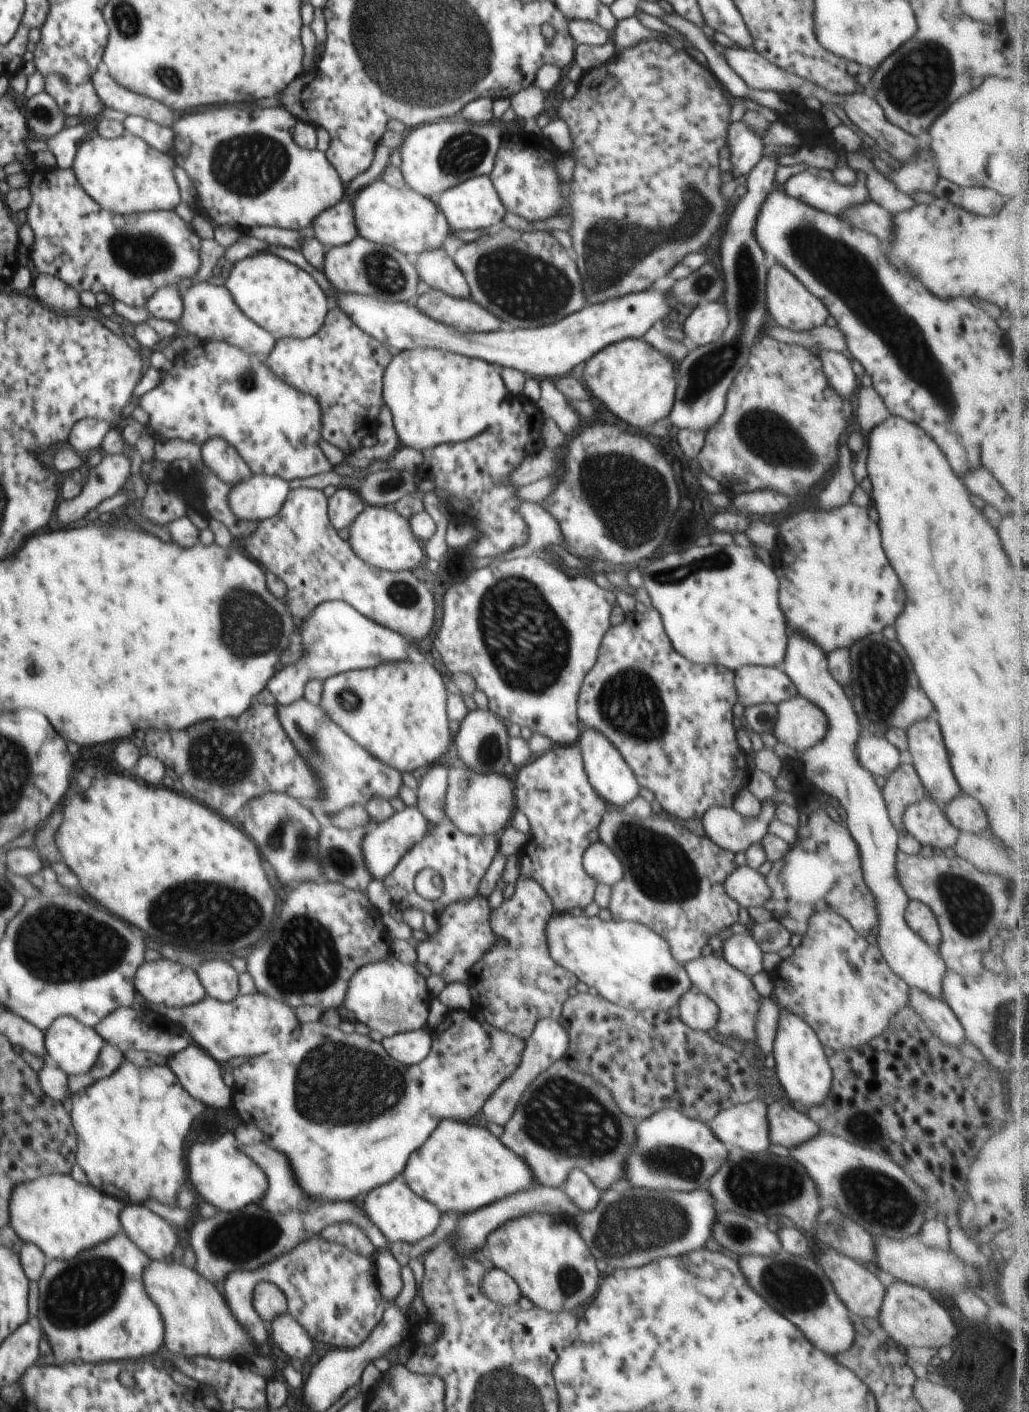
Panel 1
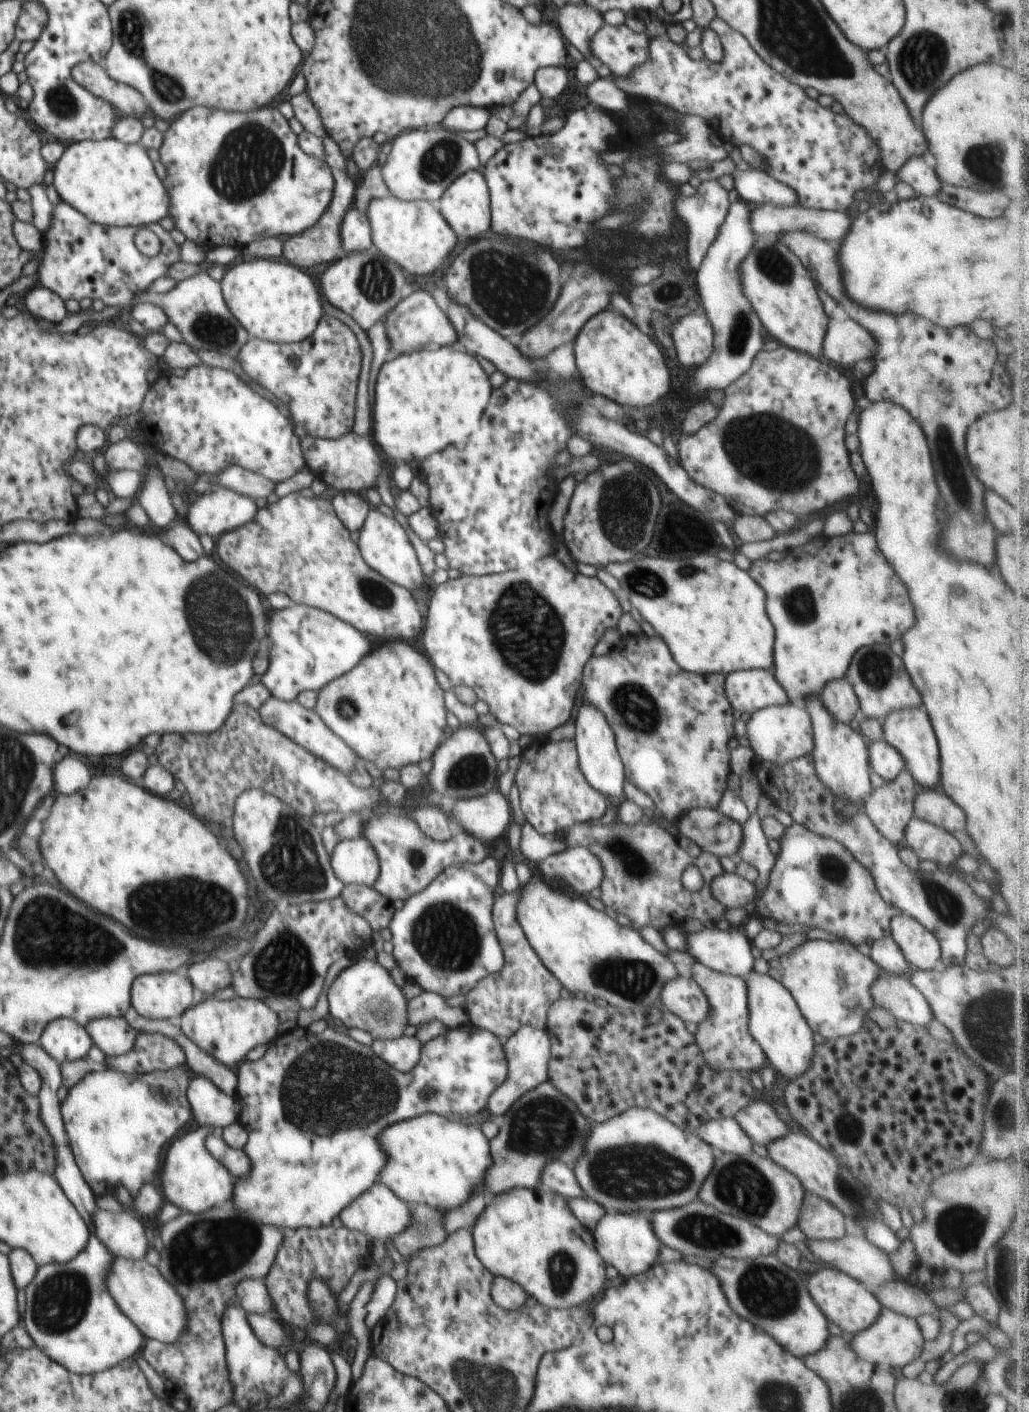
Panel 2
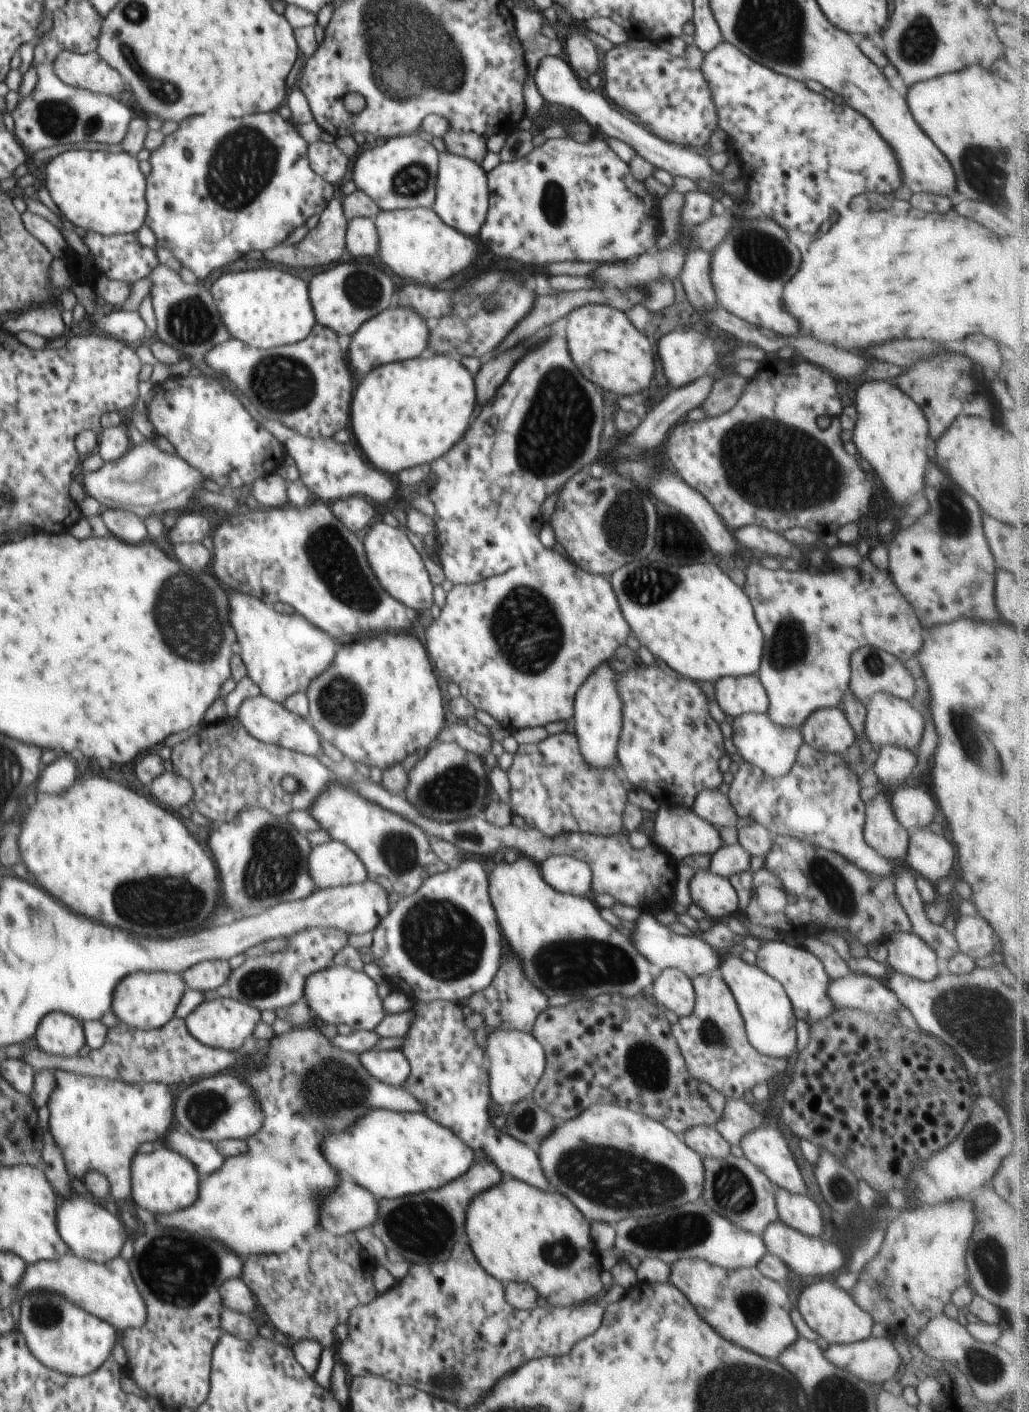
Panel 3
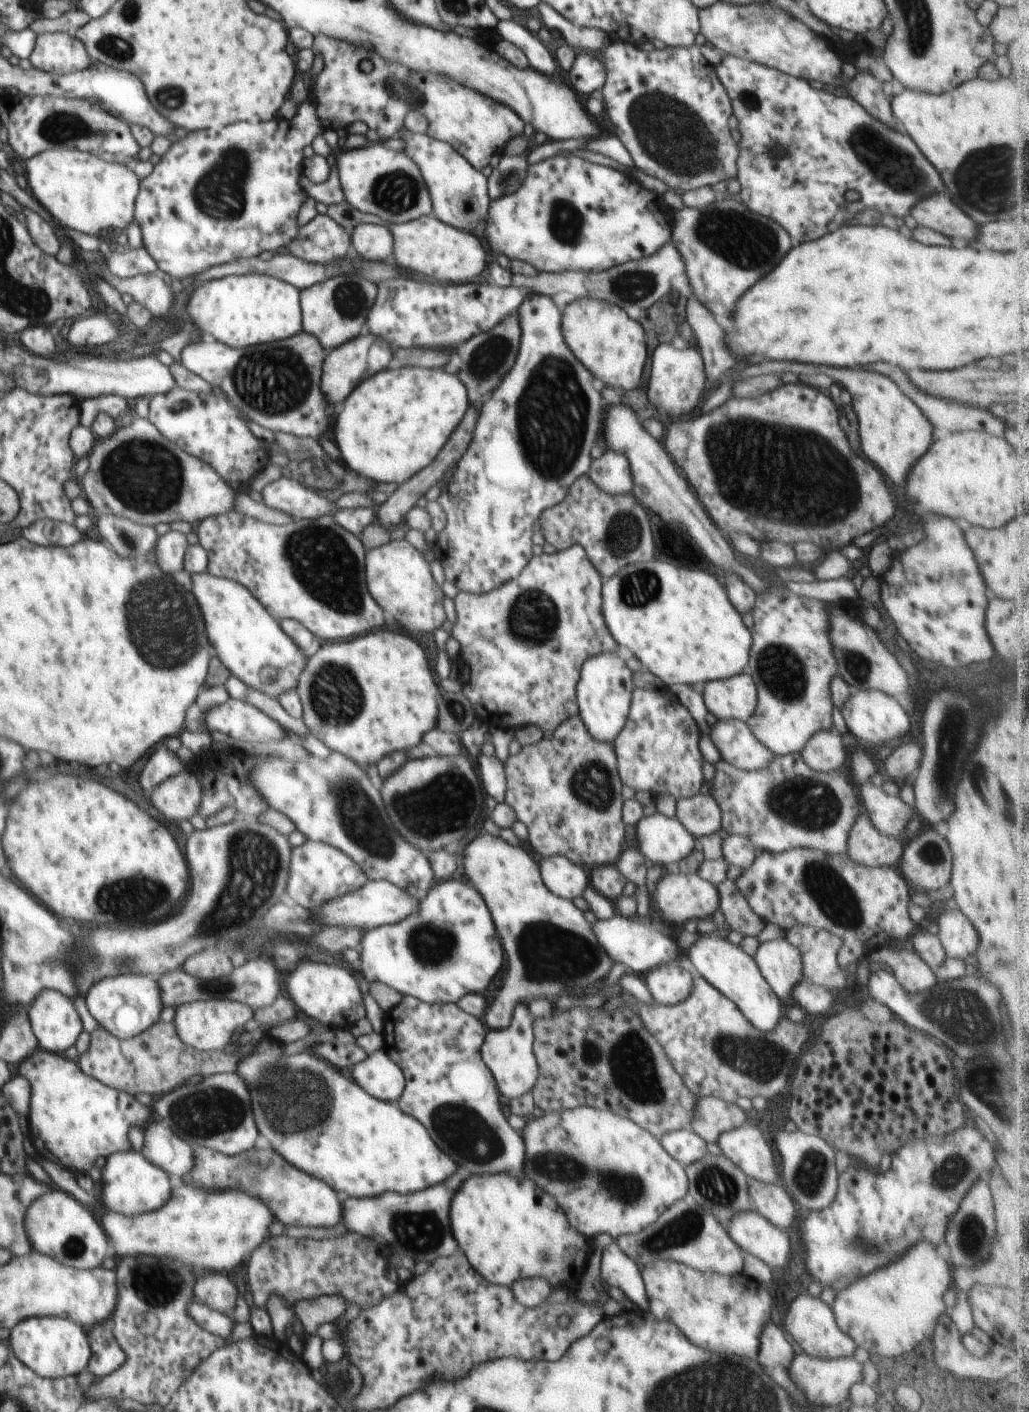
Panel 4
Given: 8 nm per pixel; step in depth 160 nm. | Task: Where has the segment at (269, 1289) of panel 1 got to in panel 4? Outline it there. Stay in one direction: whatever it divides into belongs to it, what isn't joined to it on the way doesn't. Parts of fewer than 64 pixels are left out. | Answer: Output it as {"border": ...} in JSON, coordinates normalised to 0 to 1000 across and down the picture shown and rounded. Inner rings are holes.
{"border":[[[197,901],[187,911],[188,919],[203,927],[223,931],[228,926],[230,912],[224,906],[211,901]]]}

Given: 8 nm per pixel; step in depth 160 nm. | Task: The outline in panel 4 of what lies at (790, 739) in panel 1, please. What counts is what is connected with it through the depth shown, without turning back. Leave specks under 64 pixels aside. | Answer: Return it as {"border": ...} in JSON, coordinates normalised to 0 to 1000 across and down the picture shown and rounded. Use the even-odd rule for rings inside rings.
{"border":[[[698,510],[690,513],[690,523],[707,541],[722,546],[741,545],[753,536],[735,522],[724,511]]]}

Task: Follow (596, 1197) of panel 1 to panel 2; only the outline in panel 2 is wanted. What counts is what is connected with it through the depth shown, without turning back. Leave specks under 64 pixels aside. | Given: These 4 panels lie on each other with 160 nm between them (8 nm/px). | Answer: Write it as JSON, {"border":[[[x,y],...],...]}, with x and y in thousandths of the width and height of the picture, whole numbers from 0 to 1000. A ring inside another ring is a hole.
{"border":[[[536,822],[536,823],[533,823],[533,824],[527,827],[527,834],[525,834],[525,836],[527,836],[527,840],[541,845],[548,849],[571,849],[571,847],[566,844],[566,841],[562,840],[562,836],[560,836],[560,833],[558,833],[558,829],[542,822]]]}

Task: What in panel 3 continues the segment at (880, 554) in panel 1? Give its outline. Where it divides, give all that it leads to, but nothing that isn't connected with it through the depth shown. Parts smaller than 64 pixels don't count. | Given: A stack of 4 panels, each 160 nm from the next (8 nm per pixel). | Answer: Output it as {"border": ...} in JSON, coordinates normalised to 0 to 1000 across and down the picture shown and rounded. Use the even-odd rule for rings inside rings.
{"border":[[[838,397],[834,402],[822,404],[814,405],[814,402],[809,404],[804,401],[799,404],[777,402],[771,406],[763,403],[746,404],[740,399],[728,401],[724,404],[723,419],[733,429],[735,441],[739,442],[744,453],[736,478],[747,496],[743,505],[753,513],[764,516],[779,516],[782,510],[792,504],[817,501],[819,493],[825,489],[826,465],[833,461],[832,459],[851,458],[863,460],[871,466],[882,467],[898,458],[898,448],[888,436],[888,432],[880,429],[880,425],[873,421],[871,415],[861,407],[847,407],[851,402],[844,397]]]}

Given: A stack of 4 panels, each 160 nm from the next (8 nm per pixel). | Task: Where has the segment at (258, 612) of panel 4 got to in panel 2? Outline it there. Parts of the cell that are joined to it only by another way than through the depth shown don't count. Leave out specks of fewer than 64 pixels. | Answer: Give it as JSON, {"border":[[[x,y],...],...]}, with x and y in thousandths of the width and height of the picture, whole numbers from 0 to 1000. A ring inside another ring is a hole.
{"border":[[[287,427],[276,432],[262,432],[259,449],[262,471],[255,479],[255,484],[265,494],[284,497],[295,489],[309,491],[319,483],[340,476],[362,462],[358,449],[321,433]]]}

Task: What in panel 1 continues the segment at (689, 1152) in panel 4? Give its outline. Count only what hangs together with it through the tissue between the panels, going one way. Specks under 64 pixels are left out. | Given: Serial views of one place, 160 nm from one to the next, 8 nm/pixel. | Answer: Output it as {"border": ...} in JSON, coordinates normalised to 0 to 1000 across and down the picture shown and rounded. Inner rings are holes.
{"border":[[[740,778],[706,784],[706,786],[695,789],[686,796],[707,813],[720,813],[730,817],[746,816],[749,809],[745,783]]]}

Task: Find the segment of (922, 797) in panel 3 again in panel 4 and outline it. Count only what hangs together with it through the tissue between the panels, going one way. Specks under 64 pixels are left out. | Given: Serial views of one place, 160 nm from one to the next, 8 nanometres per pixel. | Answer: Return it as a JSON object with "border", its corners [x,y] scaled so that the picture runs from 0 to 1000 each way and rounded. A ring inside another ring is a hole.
{"border":[[[845,553],[834,557],[838,574],[856,591],[875,593],[888,576],[886,571],[878,568],[875,564],[860,562]]]}

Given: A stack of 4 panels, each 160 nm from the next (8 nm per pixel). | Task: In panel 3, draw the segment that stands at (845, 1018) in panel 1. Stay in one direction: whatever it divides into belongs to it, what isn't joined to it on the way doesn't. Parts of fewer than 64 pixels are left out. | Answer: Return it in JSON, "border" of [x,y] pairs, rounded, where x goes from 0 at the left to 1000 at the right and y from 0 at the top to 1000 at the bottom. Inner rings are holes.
{"border":[[[760,664],[744,666],[734,674],[736,683],[762,699],[775,722],[780,722],[789,727],[793,723],[804,722],[810,715],[811,717],[811,712],[804,705],[804,698],[809,693],[791,675],[780,670],[766,669]]]}

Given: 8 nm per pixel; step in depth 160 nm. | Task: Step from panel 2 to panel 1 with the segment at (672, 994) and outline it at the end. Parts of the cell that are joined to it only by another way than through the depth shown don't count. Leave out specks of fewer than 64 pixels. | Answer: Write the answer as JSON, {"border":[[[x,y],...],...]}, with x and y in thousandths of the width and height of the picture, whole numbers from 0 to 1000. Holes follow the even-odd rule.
{"border":[[[674,698],[671,699],[658,710],[660,722],[672,729],[688,731],[695,728],[699,720],[698,712]]]}

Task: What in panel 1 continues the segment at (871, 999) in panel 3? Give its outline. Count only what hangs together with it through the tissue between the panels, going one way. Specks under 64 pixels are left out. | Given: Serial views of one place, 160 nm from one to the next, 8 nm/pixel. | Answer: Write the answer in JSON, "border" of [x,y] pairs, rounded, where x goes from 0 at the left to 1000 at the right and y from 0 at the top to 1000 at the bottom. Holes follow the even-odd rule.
{"border":[[[890,699],[883,700],[883,707],[881,711],[886,711],[886,714],[894,720],[894,722],[917,739],[932,742],[935,738],[940,737],[936,727],[917,708],[909,708],[906,705],[896,703]]]}

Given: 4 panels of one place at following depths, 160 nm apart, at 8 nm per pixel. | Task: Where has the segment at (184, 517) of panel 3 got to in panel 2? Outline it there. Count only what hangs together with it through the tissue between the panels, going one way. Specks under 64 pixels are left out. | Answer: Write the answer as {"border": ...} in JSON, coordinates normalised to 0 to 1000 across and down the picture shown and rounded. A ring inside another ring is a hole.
{"border":[[[212,346],[211,348],[195,350],[189,354],[178,368],[192,380],[214,380],[247,368],[251,358],[247,353],[235,351],[227,347]]]}

